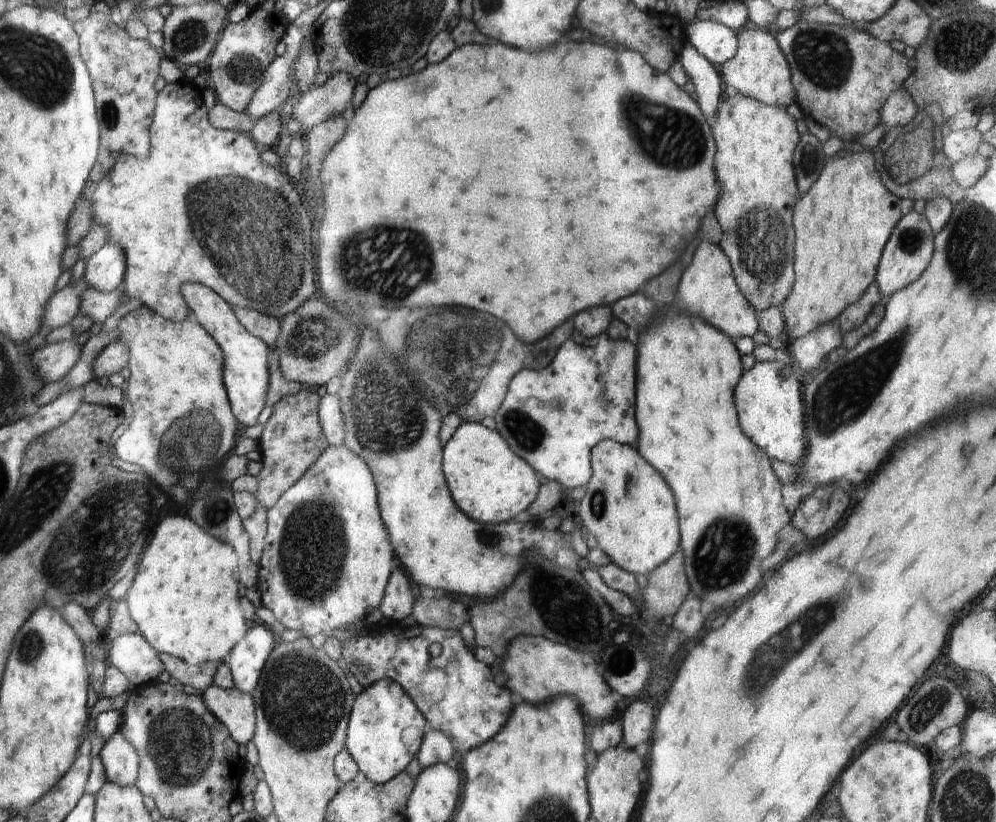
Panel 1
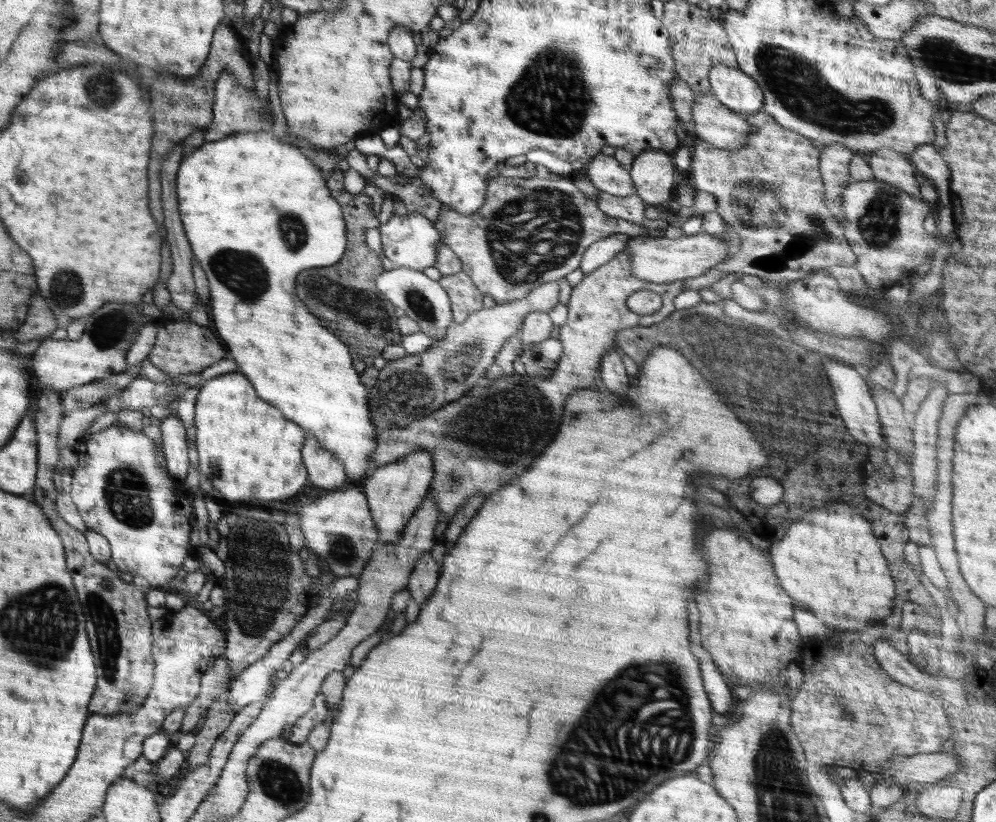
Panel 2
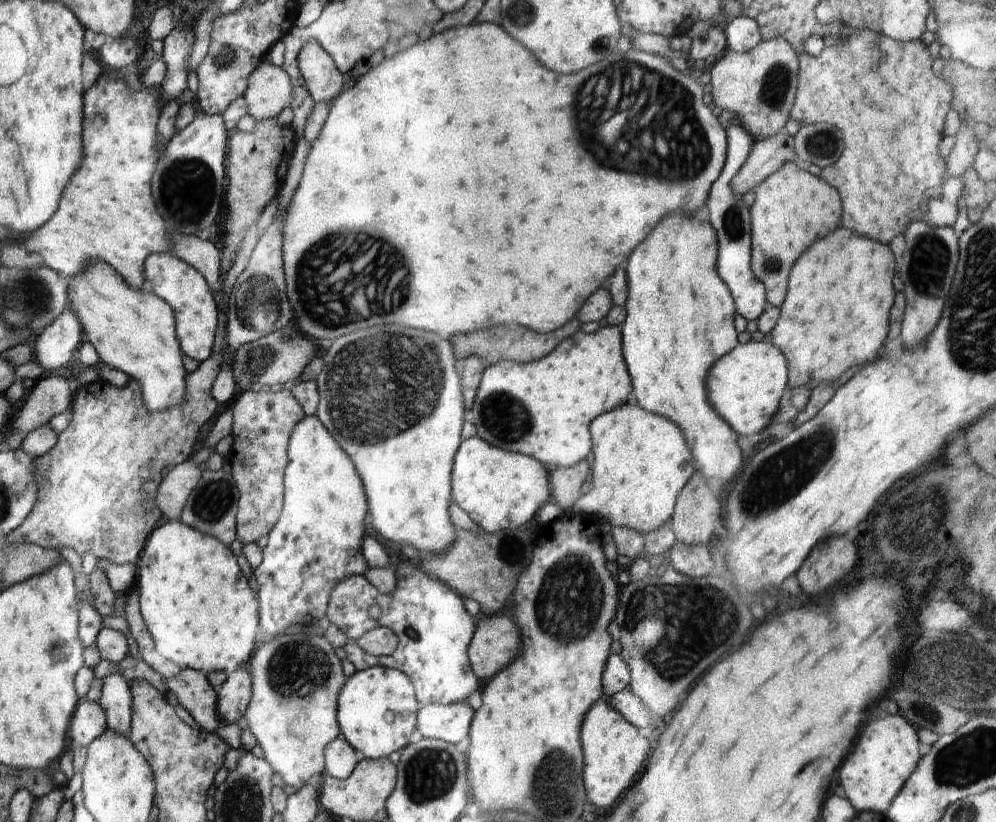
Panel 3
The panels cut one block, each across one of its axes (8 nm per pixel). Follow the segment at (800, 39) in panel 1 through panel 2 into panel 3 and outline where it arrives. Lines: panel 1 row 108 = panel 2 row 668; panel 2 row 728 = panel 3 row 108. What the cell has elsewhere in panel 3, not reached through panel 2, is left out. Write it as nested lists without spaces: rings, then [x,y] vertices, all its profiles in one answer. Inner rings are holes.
[[[859,29],[844,39],[828,41],[817,57],[804,52],[798,58],[797,95],[789,118],[801,126],[824,122],[832,124],[842,130],[846,140],[846,152],[842,158],[826,170],[822,169],[819,175],[826,184],[840,192],[844,204],[842,226],[878,242],[891,242],[898,235],[904,236],[909,225],[920,221],[926,214],[926,200],[922,200],[924,192],[928,188],[938,188],[950,176],[947,161],[938,153],[938,142],[942,142],[944,117],[951,109],[952,85],[934,74],[934,60],[923,41],[897,41],[868,29]],[[870,138],[880,138],[880,152],[874,152]]]

